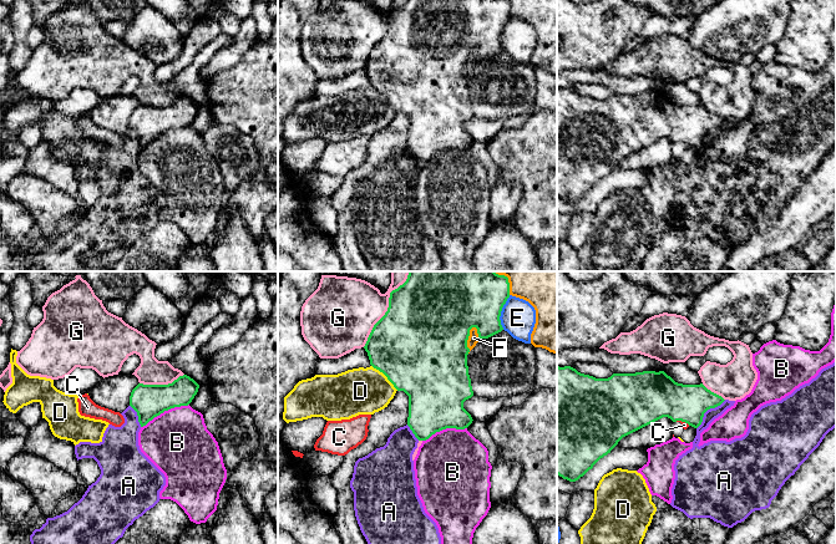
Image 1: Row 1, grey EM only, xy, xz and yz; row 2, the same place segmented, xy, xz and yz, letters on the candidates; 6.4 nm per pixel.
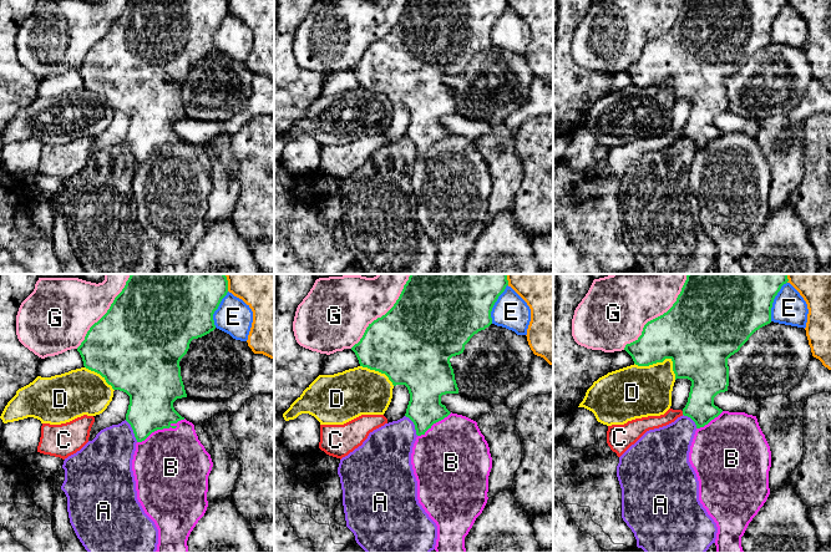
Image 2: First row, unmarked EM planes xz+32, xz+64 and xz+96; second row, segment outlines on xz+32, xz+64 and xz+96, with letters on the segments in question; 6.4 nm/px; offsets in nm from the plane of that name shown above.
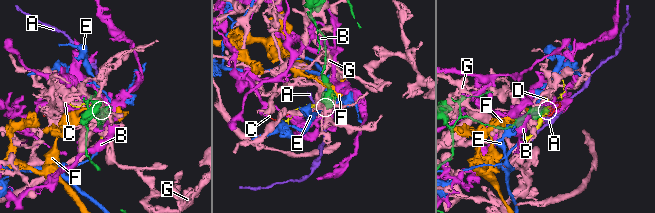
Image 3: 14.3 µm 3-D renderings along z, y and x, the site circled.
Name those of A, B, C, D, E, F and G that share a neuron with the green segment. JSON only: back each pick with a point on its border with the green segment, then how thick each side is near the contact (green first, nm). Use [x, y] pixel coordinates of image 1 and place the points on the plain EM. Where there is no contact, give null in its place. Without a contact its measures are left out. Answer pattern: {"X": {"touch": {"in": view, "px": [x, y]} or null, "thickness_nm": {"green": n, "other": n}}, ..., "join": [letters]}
{"join": []}

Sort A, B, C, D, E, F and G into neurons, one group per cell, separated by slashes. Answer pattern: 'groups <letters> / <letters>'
groups A / B / C / D / E / F / G

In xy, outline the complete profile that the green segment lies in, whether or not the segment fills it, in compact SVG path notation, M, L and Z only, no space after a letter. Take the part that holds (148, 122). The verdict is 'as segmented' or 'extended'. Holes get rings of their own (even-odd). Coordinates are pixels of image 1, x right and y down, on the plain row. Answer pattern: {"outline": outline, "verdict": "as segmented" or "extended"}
{"outline": "M187 96L168 106L138 105L131 113L130 127L137 133L141 148L174 128L188 127L199 106Z", "verdict": "as segmented"}

